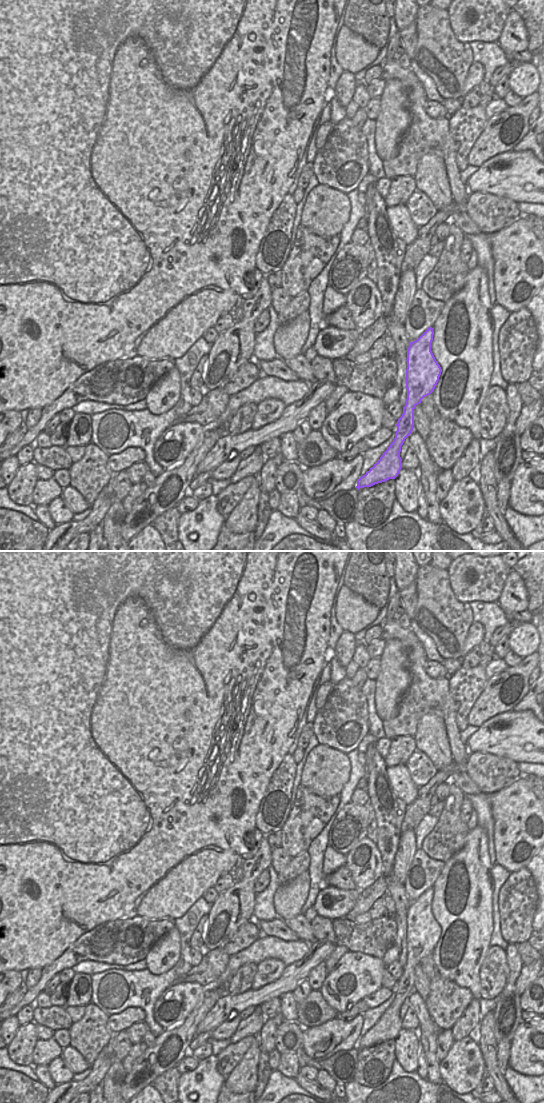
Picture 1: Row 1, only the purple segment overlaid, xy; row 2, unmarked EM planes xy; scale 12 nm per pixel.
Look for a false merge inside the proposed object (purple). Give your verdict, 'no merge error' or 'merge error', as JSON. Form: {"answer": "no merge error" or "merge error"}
{"answer": "no merge error"}

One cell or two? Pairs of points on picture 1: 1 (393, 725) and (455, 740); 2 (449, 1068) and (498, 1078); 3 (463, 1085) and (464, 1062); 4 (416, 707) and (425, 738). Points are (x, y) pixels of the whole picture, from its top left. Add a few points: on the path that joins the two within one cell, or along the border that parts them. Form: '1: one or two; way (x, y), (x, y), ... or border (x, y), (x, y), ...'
1: one; way (414, 711), (425, 700), (437, 700), (449, 719)
2: two; border (480, 1051), (486, 1074)
3: one; way (463, 1079), (463, 1068)
4: two; border (439, 708), (430, 708), (422, 716), (413, 736)

